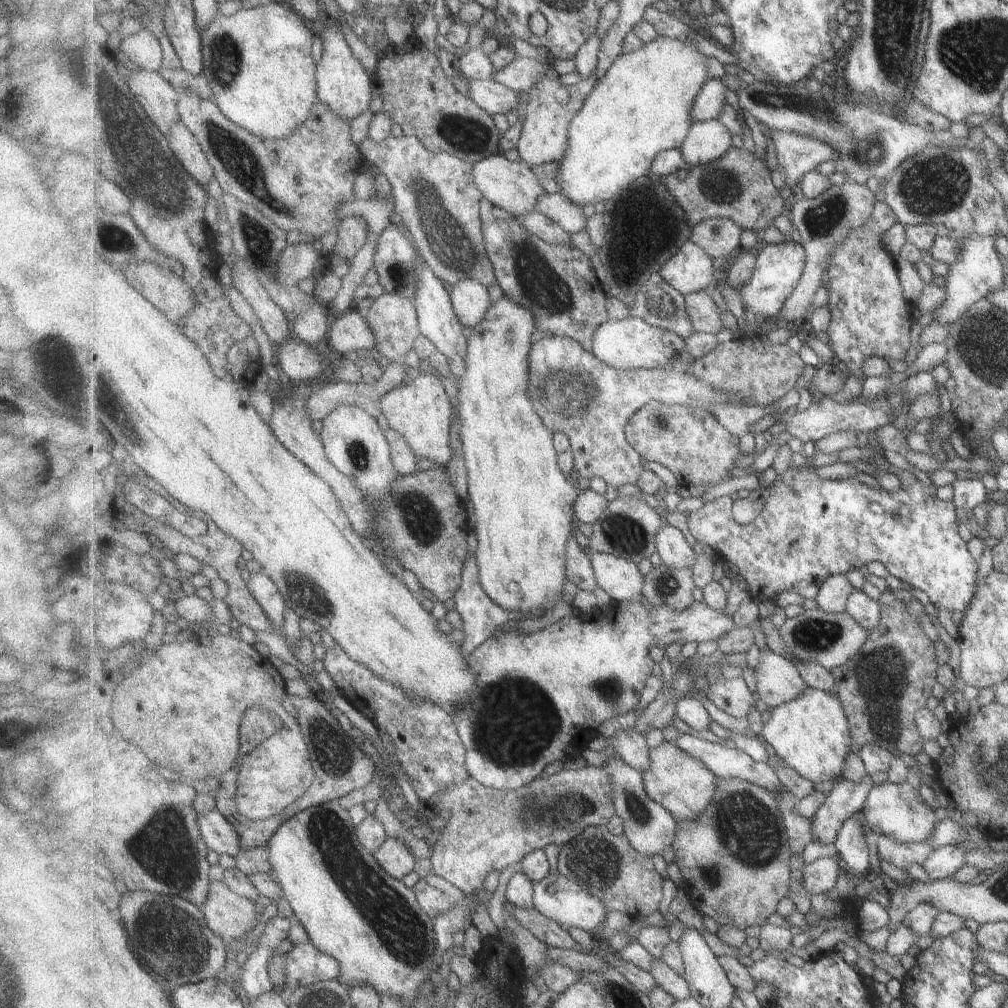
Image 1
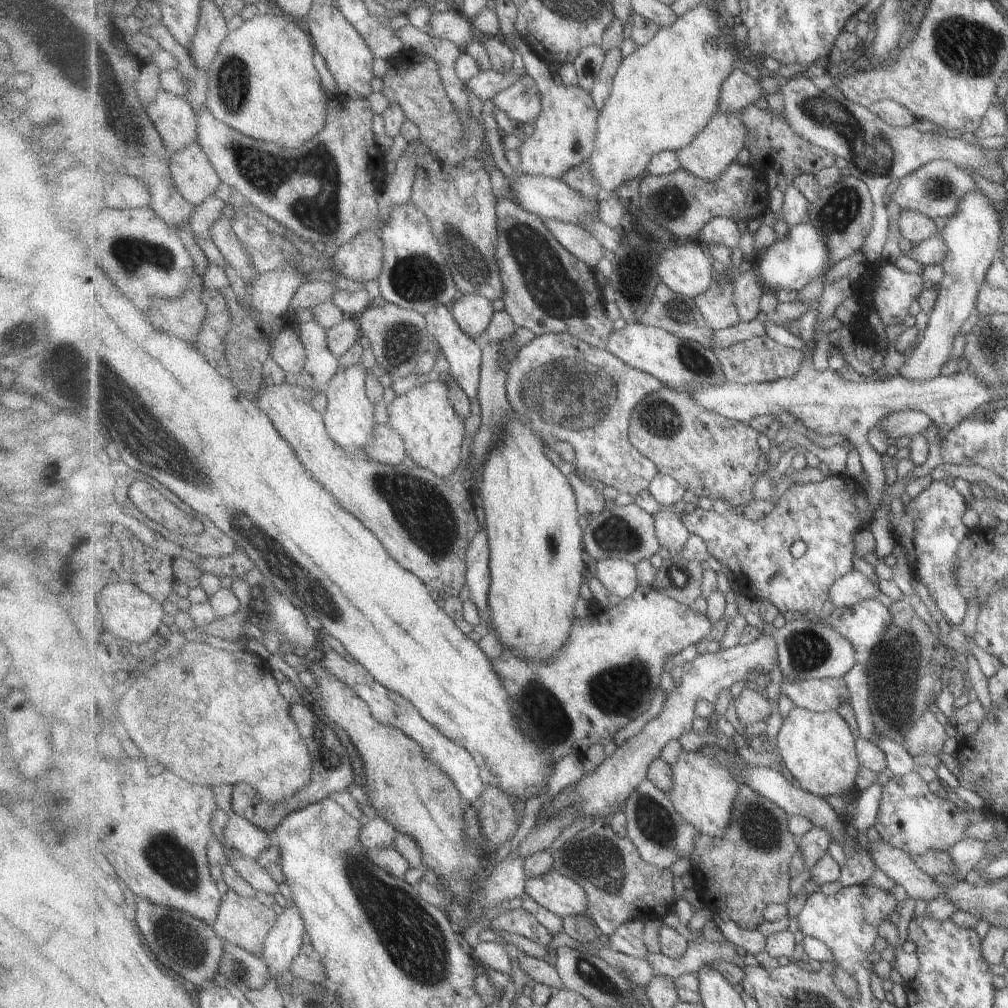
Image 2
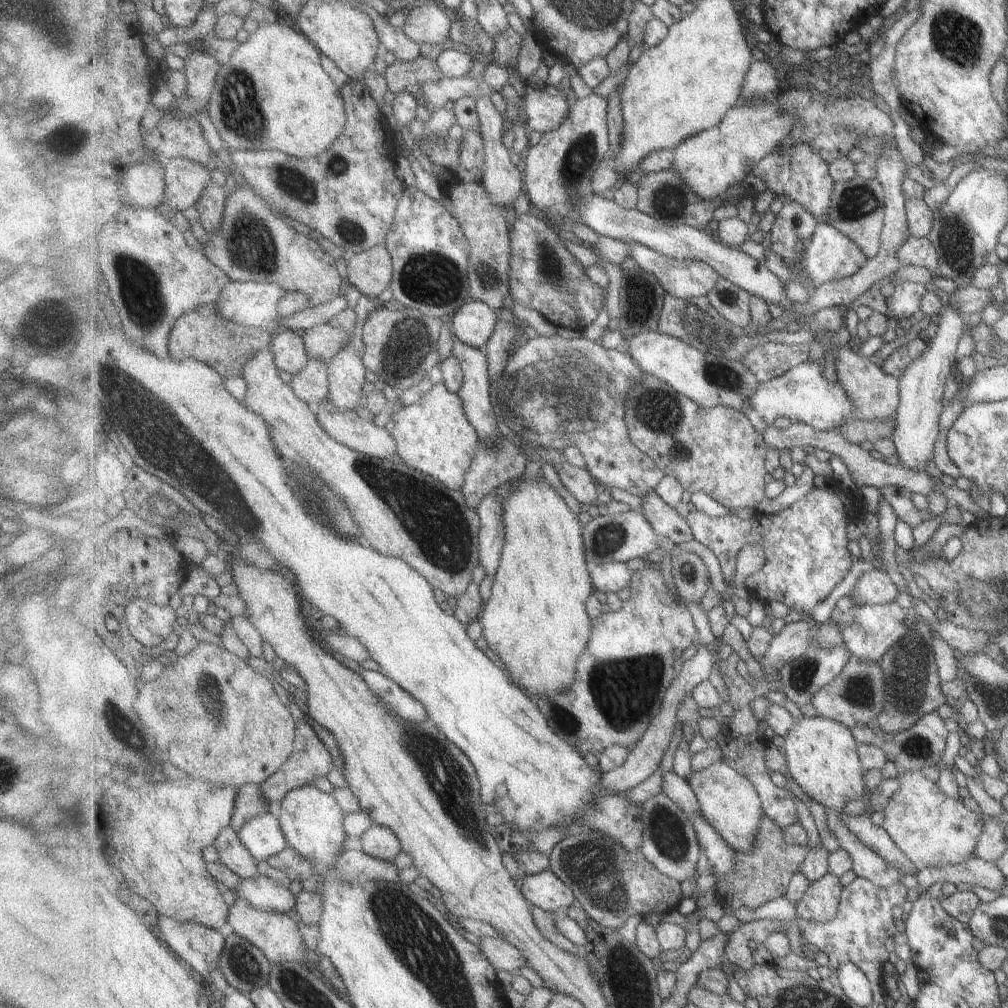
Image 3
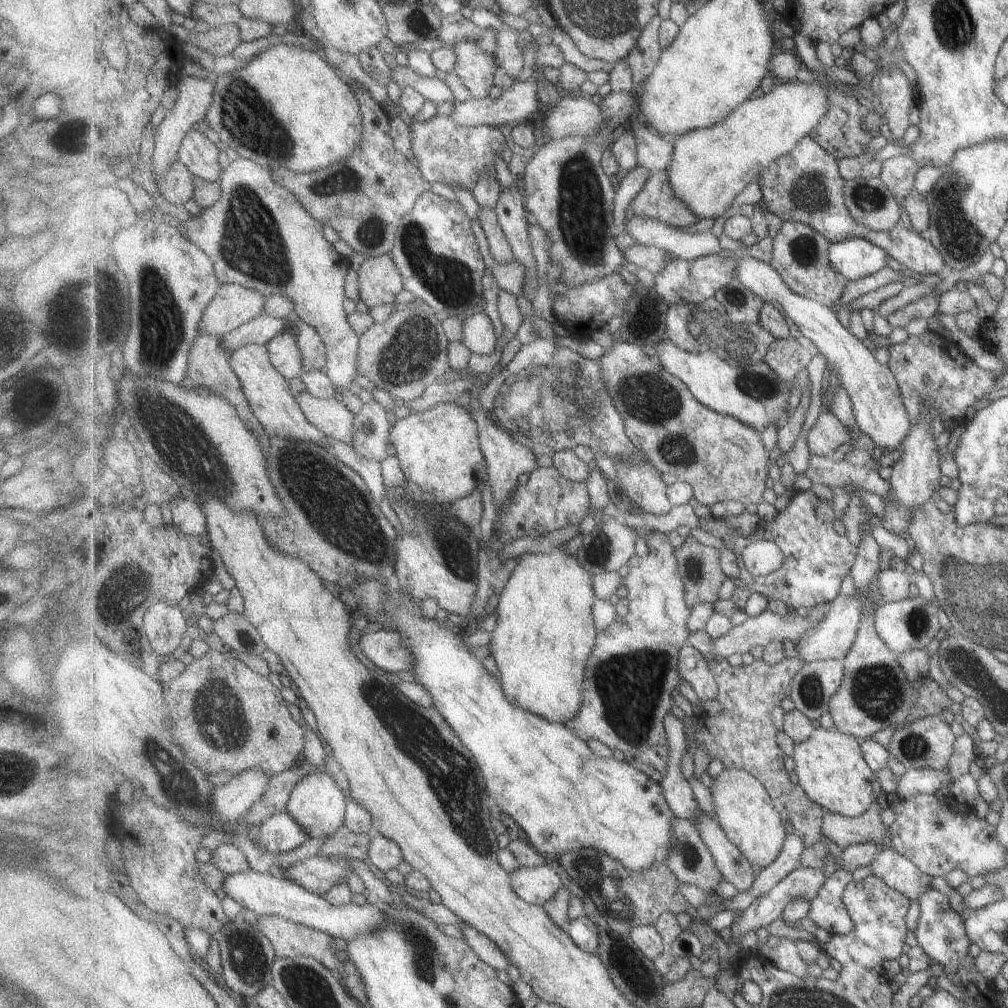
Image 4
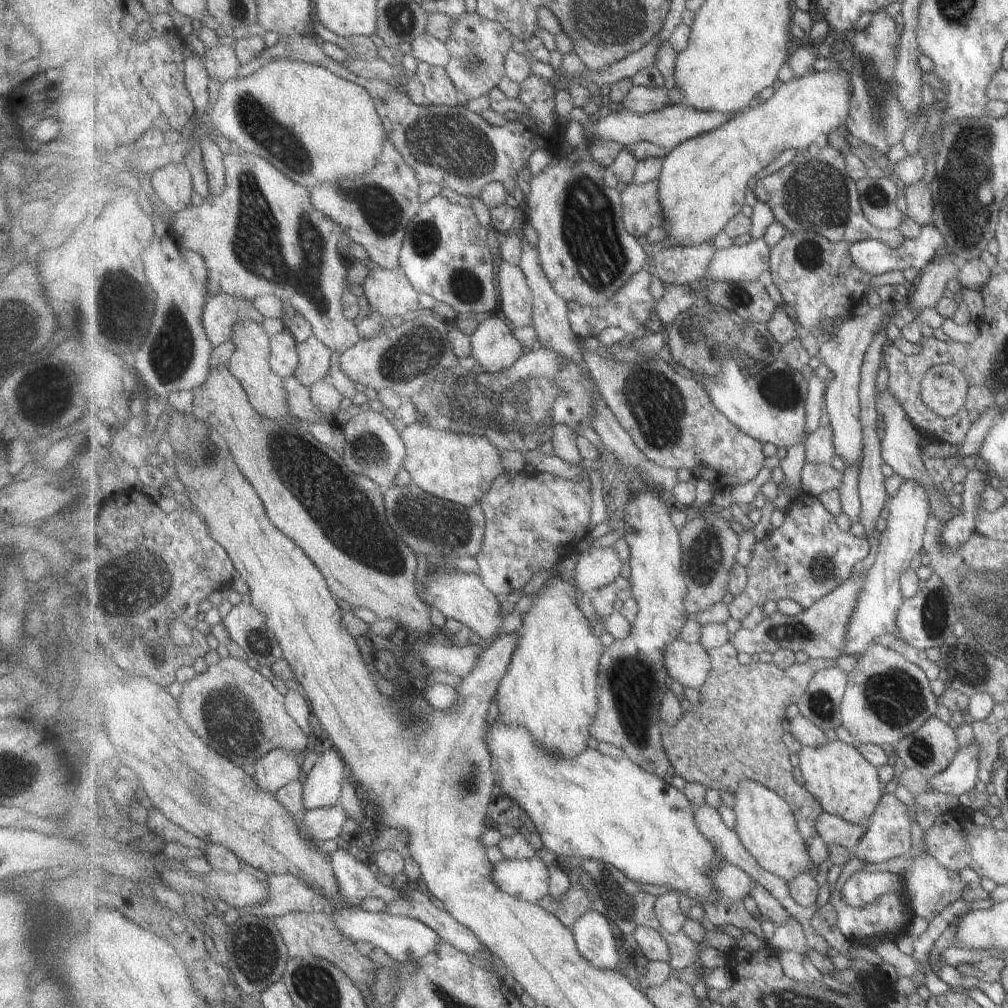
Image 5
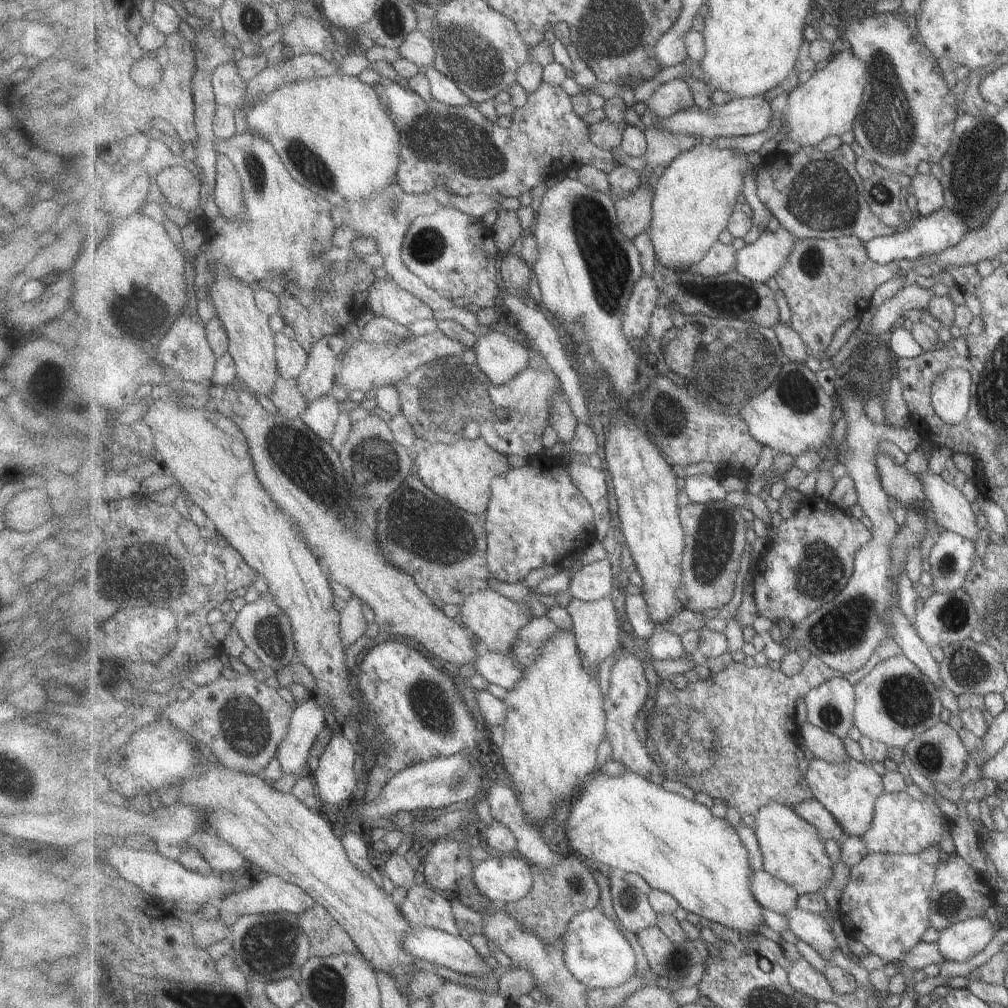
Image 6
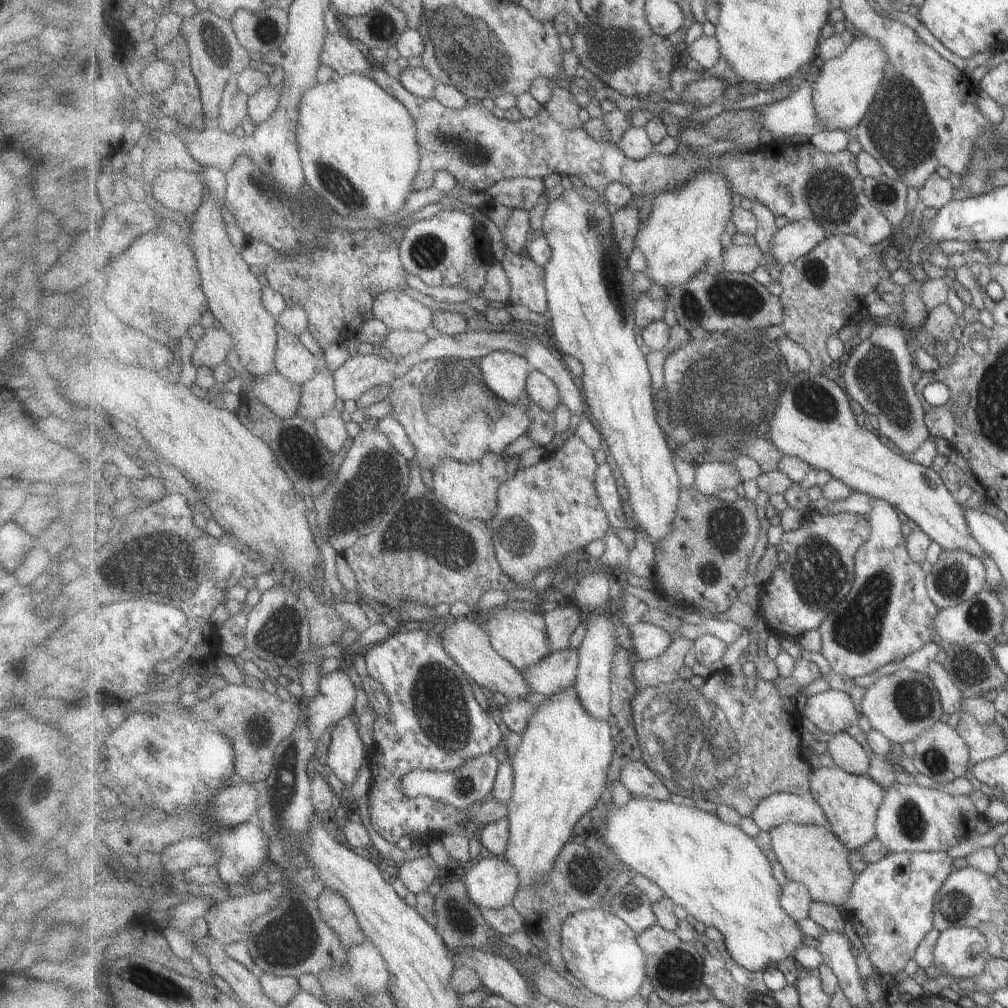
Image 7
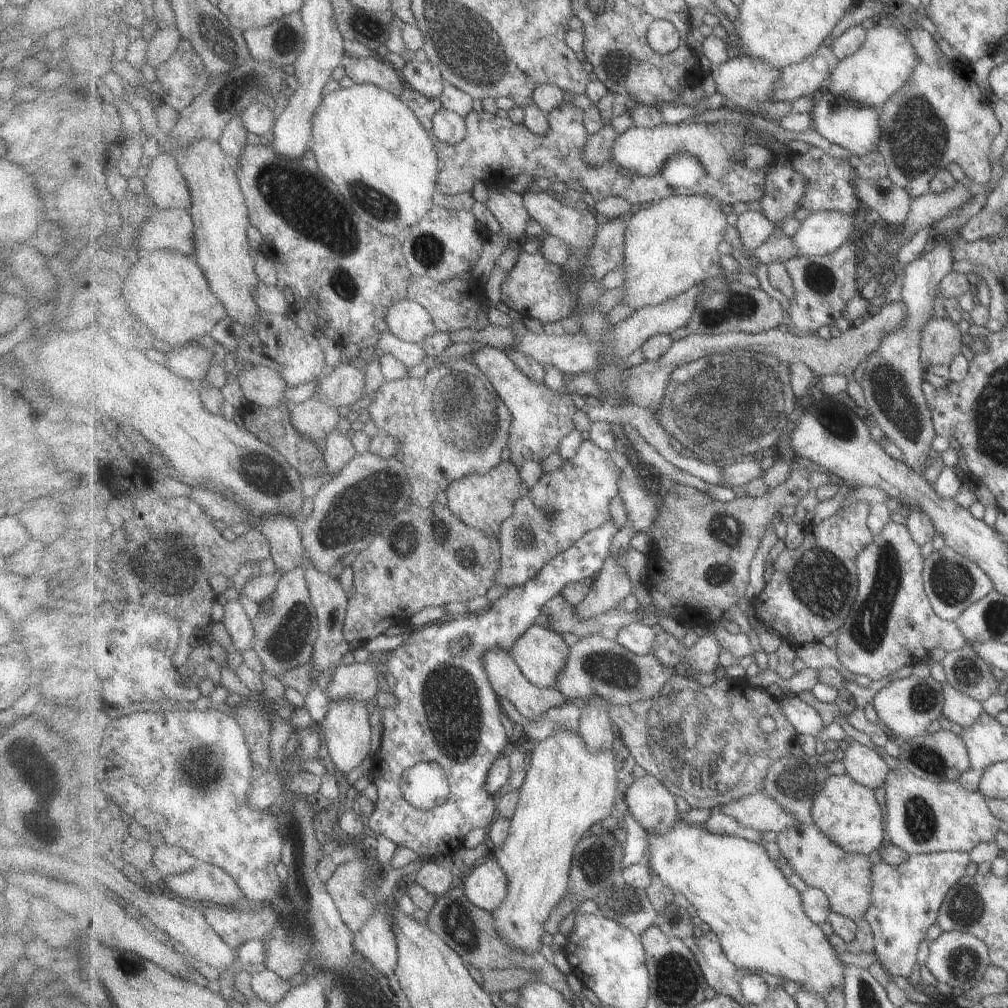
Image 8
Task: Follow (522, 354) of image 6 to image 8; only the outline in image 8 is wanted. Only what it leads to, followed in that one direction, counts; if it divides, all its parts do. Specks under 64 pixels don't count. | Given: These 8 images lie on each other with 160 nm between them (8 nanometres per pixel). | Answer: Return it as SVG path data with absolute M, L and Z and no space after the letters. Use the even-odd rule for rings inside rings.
M485 345L472 353L471 362L485 373L509 410L513 411L513 424L507 445L511 452L510 460L520 470L524 489L532 489L544 476L541 459L557 453L559 442L575 430L573 416L579 409L575 406L571 393L557 394L543 383L535 382L504 350Z

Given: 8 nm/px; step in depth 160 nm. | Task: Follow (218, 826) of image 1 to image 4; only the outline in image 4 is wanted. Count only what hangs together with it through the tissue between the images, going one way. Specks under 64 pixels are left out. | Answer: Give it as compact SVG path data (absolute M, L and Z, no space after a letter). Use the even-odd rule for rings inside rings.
M287 811L264 820L256 830L260 832L257 845L264 852L270 852L273 855L299 848L310 837L303 826Z

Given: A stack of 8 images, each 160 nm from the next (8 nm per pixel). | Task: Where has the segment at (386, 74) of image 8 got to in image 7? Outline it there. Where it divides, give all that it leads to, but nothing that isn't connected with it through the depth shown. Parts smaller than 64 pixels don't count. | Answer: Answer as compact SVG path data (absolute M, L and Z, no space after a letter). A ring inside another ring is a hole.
M325 32L323 42L325 44L321 52L321 64L331 67L339 75L357 73L372 78L374 67L371 62L344 32Z

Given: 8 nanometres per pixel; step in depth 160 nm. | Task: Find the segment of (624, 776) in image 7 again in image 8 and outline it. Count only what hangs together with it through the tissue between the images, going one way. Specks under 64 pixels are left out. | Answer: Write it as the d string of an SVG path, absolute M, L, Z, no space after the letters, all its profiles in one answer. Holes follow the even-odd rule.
M646 774L631 783L625 802L629 814L646 832L666 833L682 820L675 797L658 778Z

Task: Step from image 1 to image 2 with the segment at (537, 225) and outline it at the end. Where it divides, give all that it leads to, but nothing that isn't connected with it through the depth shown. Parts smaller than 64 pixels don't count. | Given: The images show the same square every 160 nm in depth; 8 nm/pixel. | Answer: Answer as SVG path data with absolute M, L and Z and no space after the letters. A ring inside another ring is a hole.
M545 218L543 220L567 250L590 267L597 266L605 258L606 248L589 229L557 219Z

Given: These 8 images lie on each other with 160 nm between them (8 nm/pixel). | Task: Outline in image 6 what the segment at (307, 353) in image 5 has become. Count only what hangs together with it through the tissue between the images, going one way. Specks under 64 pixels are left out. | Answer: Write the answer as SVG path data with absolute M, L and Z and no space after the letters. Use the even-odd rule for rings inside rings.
M343 333L327 336L313 346L308 368L298 378L300 389L309 404L333 390L339 371L337 356L342 354L345 347L349 347L349 343Z

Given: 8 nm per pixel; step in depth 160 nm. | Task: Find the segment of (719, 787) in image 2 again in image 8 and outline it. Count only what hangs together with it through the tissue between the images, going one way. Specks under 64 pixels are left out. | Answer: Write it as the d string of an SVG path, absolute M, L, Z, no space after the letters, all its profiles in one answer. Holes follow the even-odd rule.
M797 823L777 834L773 845L778 858L788 862L794 872L810 887L823 890L829 897L832 910L853 920L865 919L872 906L872 872L869 855L850 853L813 823Z

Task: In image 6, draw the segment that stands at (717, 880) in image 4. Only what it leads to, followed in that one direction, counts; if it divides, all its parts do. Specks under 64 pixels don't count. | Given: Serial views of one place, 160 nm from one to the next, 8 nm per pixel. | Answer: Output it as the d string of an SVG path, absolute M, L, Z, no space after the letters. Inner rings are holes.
M754 870L751 888L764 908L779 915L785 915L798 907L802 895L788 882L769 874L769 872Z

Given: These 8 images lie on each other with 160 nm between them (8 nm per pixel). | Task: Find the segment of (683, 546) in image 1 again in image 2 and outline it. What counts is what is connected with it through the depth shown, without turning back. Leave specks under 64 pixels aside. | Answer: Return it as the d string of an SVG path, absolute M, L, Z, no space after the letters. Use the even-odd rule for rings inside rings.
M661 506L653 516L660 546L669 551L671 556L681 556L685 542L693 536L682 517L679 518L672 507L665 506Z

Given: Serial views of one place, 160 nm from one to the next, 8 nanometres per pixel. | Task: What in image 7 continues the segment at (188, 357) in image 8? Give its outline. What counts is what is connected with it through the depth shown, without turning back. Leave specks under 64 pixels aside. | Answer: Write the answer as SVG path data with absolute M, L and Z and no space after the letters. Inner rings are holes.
M207 324L206 333L196 342L192 355L195 367L207 366L215 369L226 362L229 352L234 348L231 336L222 328Z

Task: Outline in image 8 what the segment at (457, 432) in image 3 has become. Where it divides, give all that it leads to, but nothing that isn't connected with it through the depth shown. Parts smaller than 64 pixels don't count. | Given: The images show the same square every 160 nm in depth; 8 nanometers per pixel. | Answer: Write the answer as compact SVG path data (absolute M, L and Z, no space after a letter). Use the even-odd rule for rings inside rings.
M510 460L501 461L487 474L475 473L453 481L448 485L445 495L448 507L465 524L499 538L502 525L514 514L516 502L522 497L523 490L520 470Z

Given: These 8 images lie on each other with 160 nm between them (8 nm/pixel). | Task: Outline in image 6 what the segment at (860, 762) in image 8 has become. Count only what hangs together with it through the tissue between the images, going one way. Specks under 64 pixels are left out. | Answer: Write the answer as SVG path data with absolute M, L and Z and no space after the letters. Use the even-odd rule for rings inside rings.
M808 720L801 727L802 738L815 756L830 763L842 763L849 759L841 737L831 734Z

